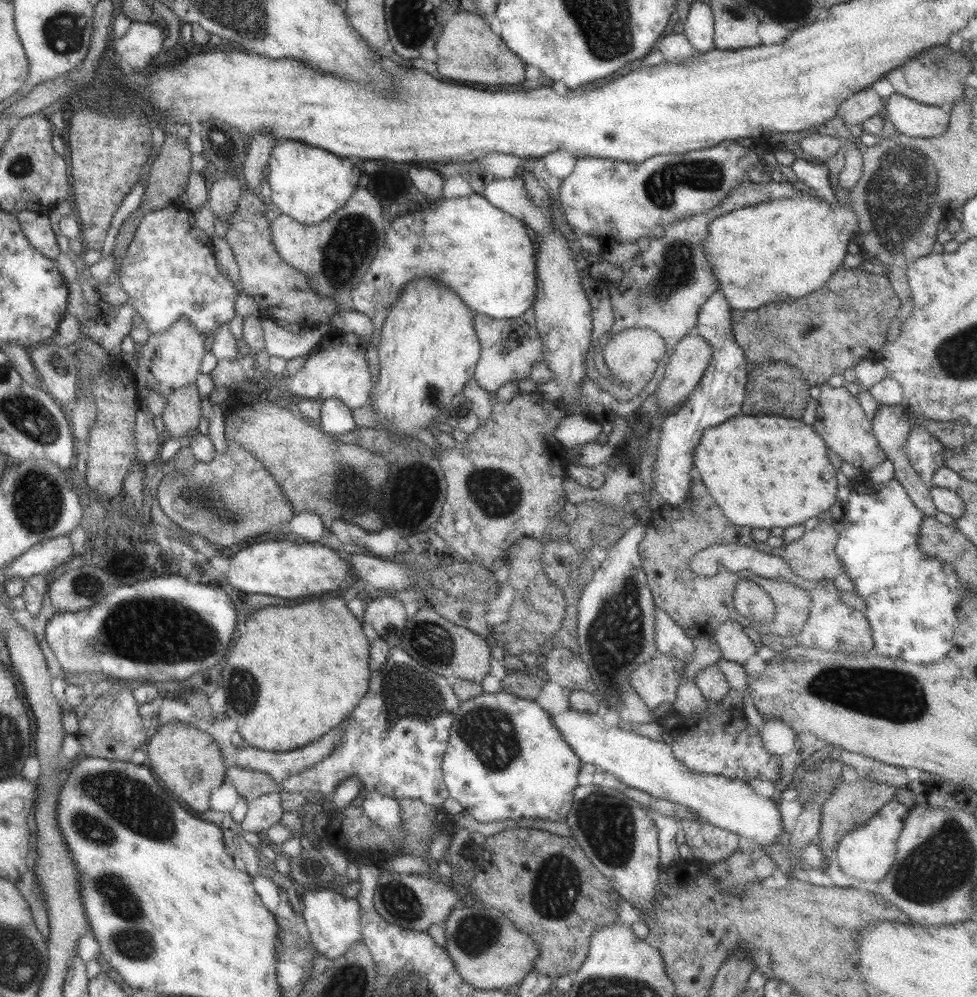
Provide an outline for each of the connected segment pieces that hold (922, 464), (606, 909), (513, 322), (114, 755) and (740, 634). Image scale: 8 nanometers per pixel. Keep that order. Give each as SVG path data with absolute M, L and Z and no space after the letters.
M914 426L906 440L906 454L913 472L929 483L933 472L943 466L943 445L922 426Z
M507 828L485 838L483 852L483 868L481 872L476 872L470 890L476 895L477 902L496 908L506 915L518 931L524 932L533 940L537 948L537 958L532 971L555 978L576 971L587 956L591 934L618 920L620 894L593 867L572 838L562 838L546 831L527 828Z
M532 307L511 319L496 320L479 313L472 318L476 338L480 345L480 356L472 378L481 389L493 393L505 382L527 378L535 363L543 363L541 340L537 336Z
M103 677L94 679L95 685L89 695L85 695L79 706L73 707L78 729L77 738L82 752L87 757L129 761L133 750L138 749L146 738L143 722L137 713L135 699L120 681L107 681Z
M724 620L711 632L719 647L721 658L743 665L755 654L755 644L743 631L744 624L737 621Z

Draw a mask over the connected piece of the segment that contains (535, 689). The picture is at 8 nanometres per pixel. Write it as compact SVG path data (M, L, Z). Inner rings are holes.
M522 665L518 671L507 671L501 679L507 691L523 699L534 700L541 692L542 686L548 681L548 676L543 666L528 667Z

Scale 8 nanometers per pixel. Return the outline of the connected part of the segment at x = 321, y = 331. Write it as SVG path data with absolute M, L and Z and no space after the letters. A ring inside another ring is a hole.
M263 318L261 327L263 330L264 348L271 356L290 360L309 354L311 350L329 332L328 322L313 329L303 329L301 336L293 335L289 330L283 330L276 322Z

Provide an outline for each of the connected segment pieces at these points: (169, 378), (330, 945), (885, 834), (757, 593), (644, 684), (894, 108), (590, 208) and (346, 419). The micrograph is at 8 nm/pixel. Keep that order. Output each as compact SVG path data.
M180 319L167 331L150 335L145 344L137 347L134 355L137 360L137 369L132 372L136 382L135 387L137 390L147 387L167 397L169 393L195 383L204 354L201 333L197 333L189 321Z
M333 890L307 891L301 897L301 914L314 951L335 960L345 955L349 947L361 941L360 912L355 896L344 897Z
M893 798L881 806L881 809L861 827L845 833L834 848L835 860L841 872L855 879L856 883L858 881L878 883L883 880L895 860L897 839L910 810L910 807L907 808Z
M739 579L734 588L737 612L754 624L771 622L775 608L771 597L753 581Z
M659 653L630 672L628 683L652 711L663 702L673 706L684 666L684 662Z
M895 92L885 98L882 115L887 115L899 134L921 139L943 135L950 119L950 113L941 107L921 104Z
M723 141L718 142L711 148L702 148L699 150L692 150L689 152L684 152L678 155L655 155L650 156L647 160L640 163L630 163L622 160L615 160L610 158L595 158L595 157L575 157L573 159L573 172L569 176L563 178L560 184L559 191L559 206L563 210L563 214L566 216L566 221L572 228L572 232L577 239L582 234L585 236L592 236L593 238L599 240L604 248L613 248L615 244L619 242L635 242L638 238L643 238L643 236L652 236L651 229L654 226L661 226L664 228L668 224L677 222L678 220L689 218L690 216L695 216L697 214L709 212L714 206L720 204L720 202L739 184L748 182L745 176L745 170L750 166L757 166L763 163L763 159L757 148L747 149L746 147L740 146L735 141Z
M336 399L320 401L319 427L328 434L343 434L356 427L352 410Z

